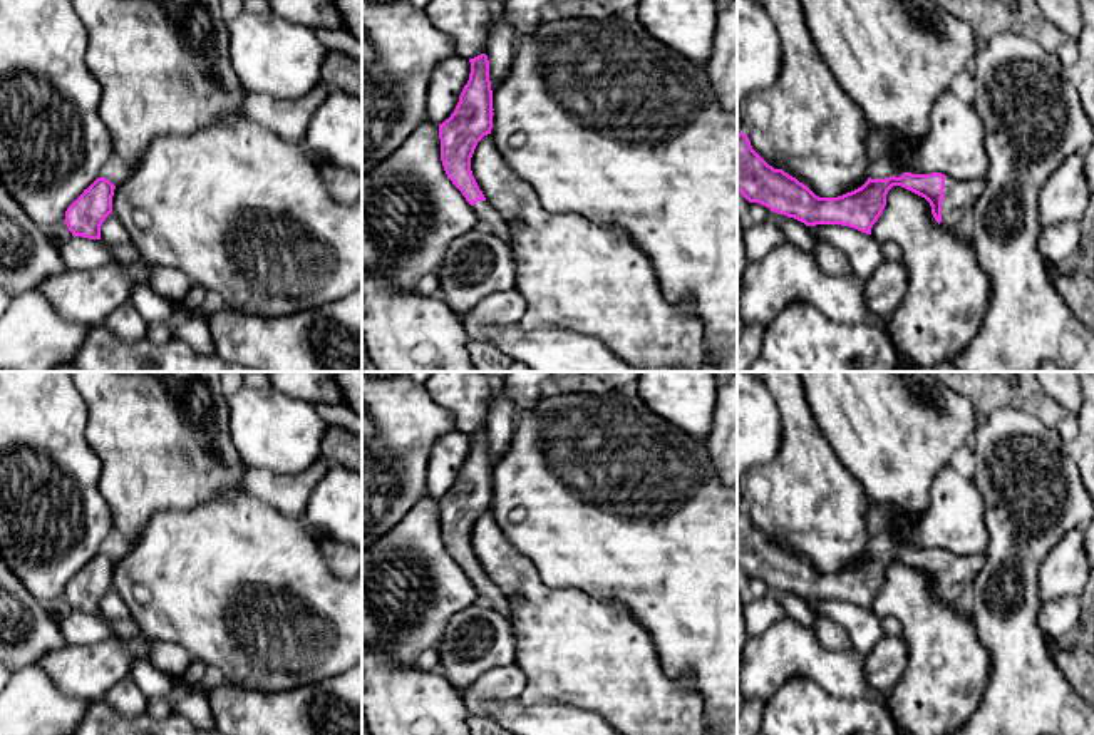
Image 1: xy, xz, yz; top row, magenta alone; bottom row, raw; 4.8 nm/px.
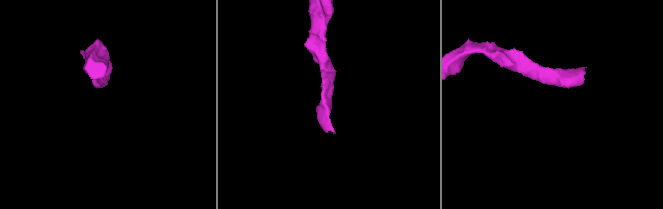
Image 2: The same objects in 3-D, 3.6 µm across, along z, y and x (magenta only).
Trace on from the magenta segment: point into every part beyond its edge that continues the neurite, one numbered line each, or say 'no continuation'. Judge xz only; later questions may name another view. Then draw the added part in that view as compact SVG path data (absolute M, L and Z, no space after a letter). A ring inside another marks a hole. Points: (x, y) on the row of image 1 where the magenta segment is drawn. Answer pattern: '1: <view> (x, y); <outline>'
1: xz (490, 220); M477 201L472 208L477 214L479 228L508 241L508 226L504 219L491 208L488 201Z

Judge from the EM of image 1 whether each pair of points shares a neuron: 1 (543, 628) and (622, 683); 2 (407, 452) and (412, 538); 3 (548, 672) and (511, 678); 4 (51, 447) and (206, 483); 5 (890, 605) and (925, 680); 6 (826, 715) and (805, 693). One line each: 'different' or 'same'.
1: same
2: different
3: different
4: different
5: same
6: same

